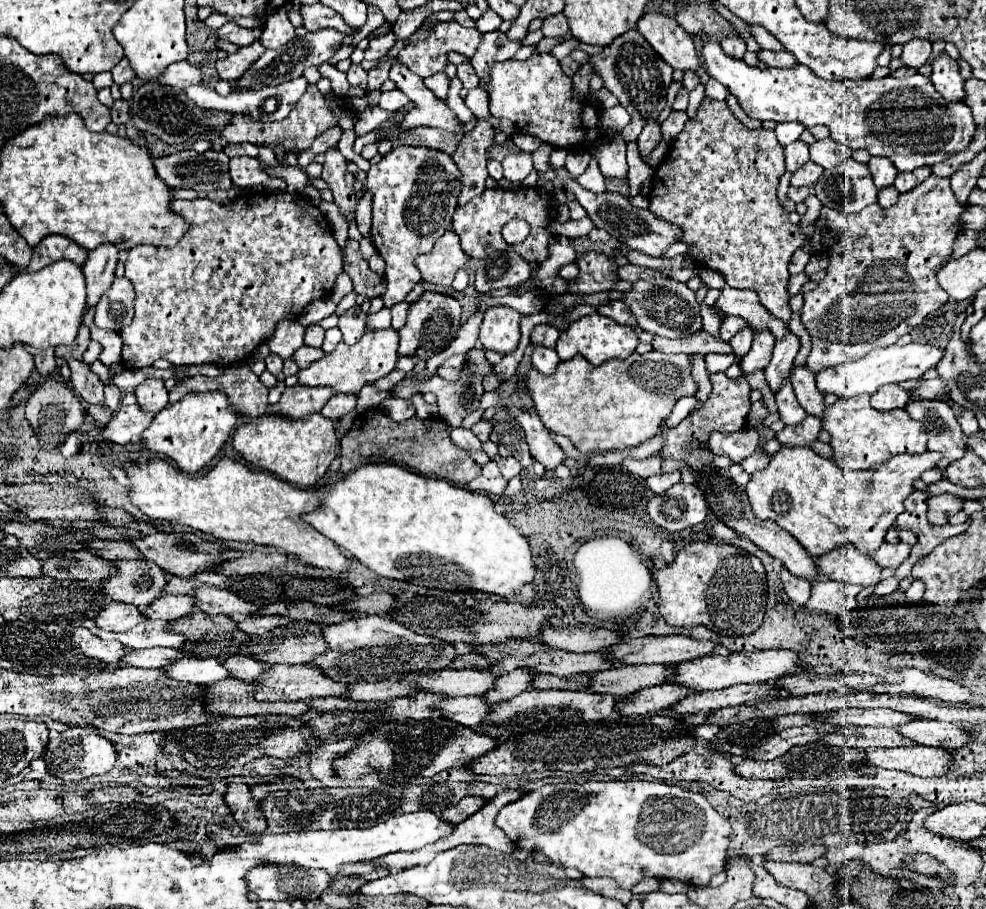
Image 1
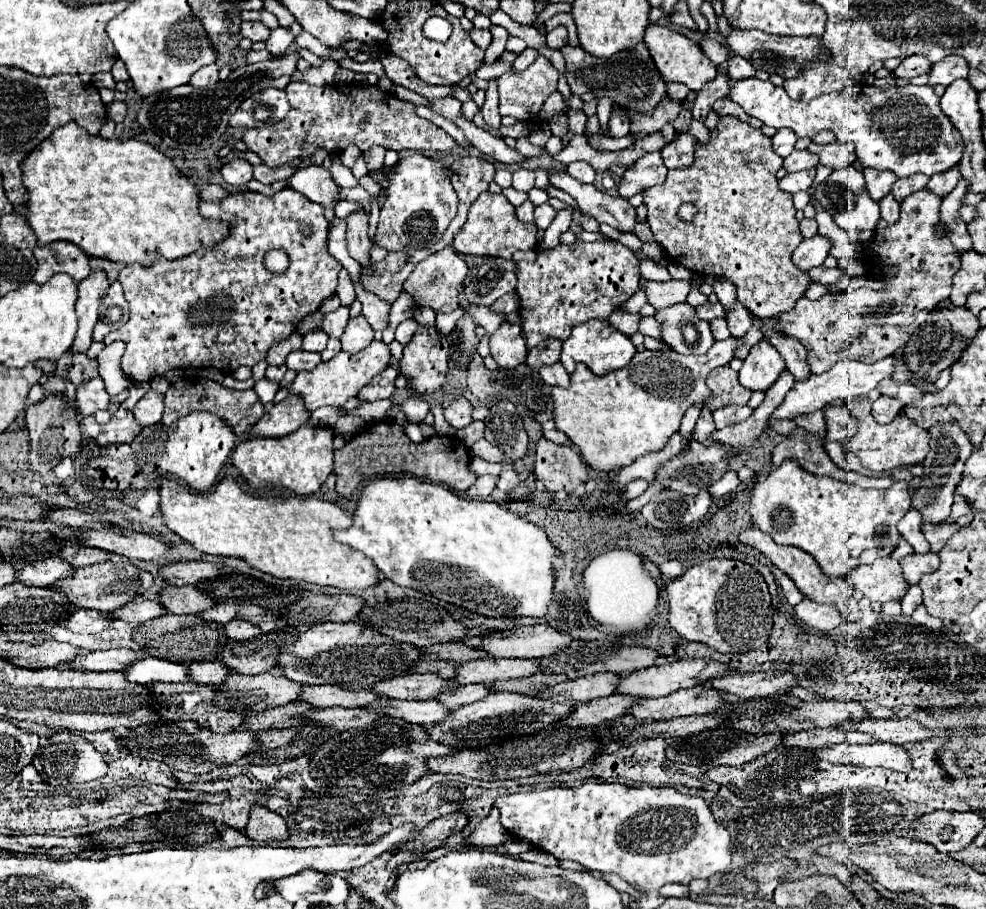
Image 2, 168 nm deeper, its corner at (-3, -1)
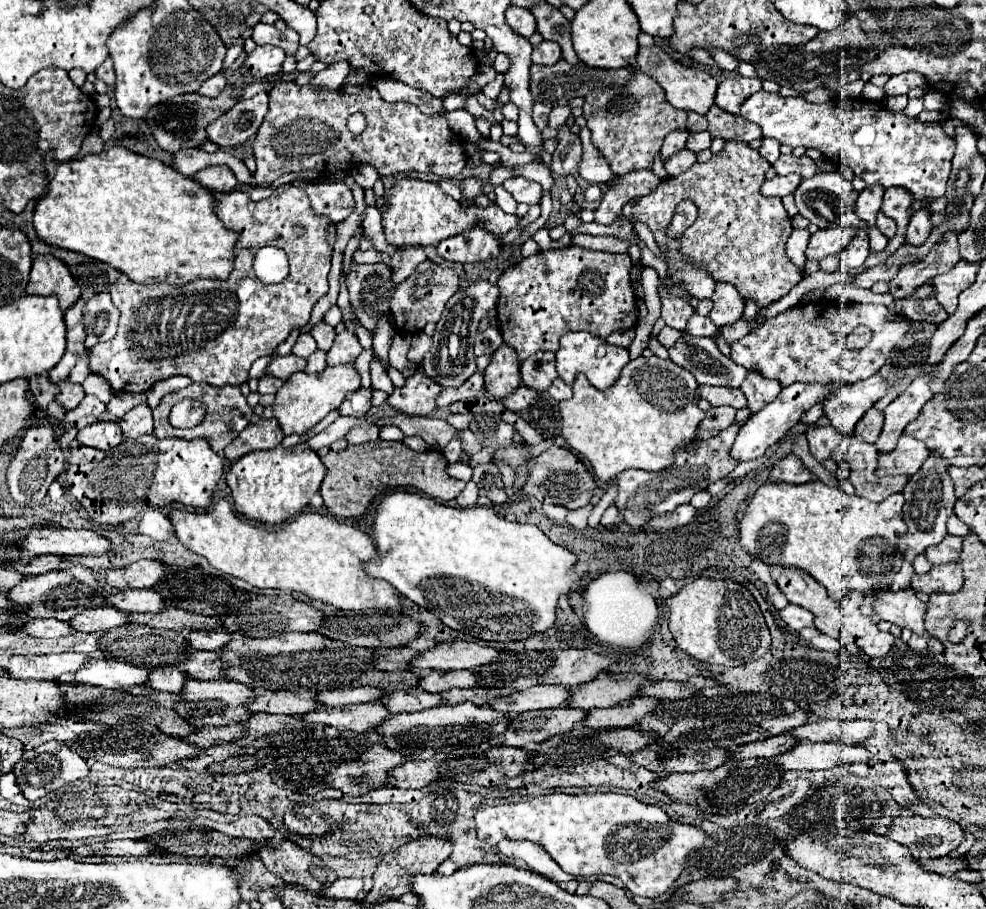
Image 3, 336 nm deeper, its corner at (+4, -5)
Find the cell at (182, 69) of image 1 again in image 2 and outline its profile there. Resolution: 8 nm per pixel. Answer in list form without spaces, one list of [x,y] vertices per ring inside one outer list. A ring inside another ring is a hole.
[[[209,64],[205,68],[199,68],[193,76],[191,76],[191,86],[193,88],[205,88],[209,84],[215,84],[219,80],[219,70],[215,68],[215,64]]]

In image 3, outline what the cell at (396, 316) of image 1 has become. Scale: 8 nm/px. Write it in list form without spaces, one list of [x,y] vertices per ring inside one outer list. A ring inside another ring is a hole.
[[[394,336],[394,344],[390,348],[390,366],[400,370],[404,378],[412,376],[414,374],[414,362],[408,362],[406,358],[406,352],[408,352],[408,338],[410,336]]]

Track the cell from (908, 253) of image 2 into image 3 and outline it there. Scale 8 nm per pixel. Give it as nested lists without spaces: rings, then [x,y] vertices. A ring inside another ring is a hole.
[[[822,302],[818,304],[800,304],[794,308],[788,308],[786,312],[768,318],[764,324],[760,324],[758,328],[754,328],[754,332],[746,334],[744,338],[740,338],[738,342],[730,344],[730,358],[744,366],[746,370],[756,370],[758,374],[762,374],[764,378],[774,378],[778,380],[782,386],[794,384],[794,382],[804,382],[804,384],[852,384],[864,378],[870,378],[872,374],[876,374],[886,358],[890,356],[892,348],[896,346],[896,342],[910,330],[910,320],[908,318],[900,318],[896,322],[888,320],[888,308],[886,306],[878,306],[878,304],[850,304],[850,306],[838,306],[838,304],[830,304],[826,302],[822,306]],[[856,326],[868,326],[872,332],[870,342],[860,348],[860,350],[850,350],[846,344],[846,336],[856,328]]]

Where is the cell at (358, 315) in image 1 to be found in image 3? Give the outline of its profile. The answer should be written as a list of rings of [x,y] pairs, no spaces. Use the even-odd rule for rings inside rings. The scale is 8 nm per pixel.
[[[342,332],[334,338],[332,348],[326,352],[326,364],[328,366],[340,366],[340,364],[350,364],[358,358],[362,352],[362,346],[358,338],[350,332]]]

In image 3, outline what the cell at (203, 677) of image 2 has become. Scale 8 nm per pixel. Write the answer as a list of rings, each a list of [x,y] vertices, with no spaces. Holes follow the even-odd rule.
[[[176,666],[156,668],[146,678],[146,686],[160,692],[180,692],[184,682],[186,682],[186,674],[180,672]]]

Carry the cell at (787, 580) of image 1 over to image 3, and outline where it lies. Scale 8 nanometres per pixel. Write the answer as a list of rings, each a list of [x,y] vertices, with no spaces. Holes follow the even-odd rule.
[[[768,584],[766,592],[768,592],[768,602],[770,602],[776,610],[780,610],[780,608],[784,608],[784,606],[788,604],[786,596],[780,592],[780,588],[778,588],[776,584]]]

